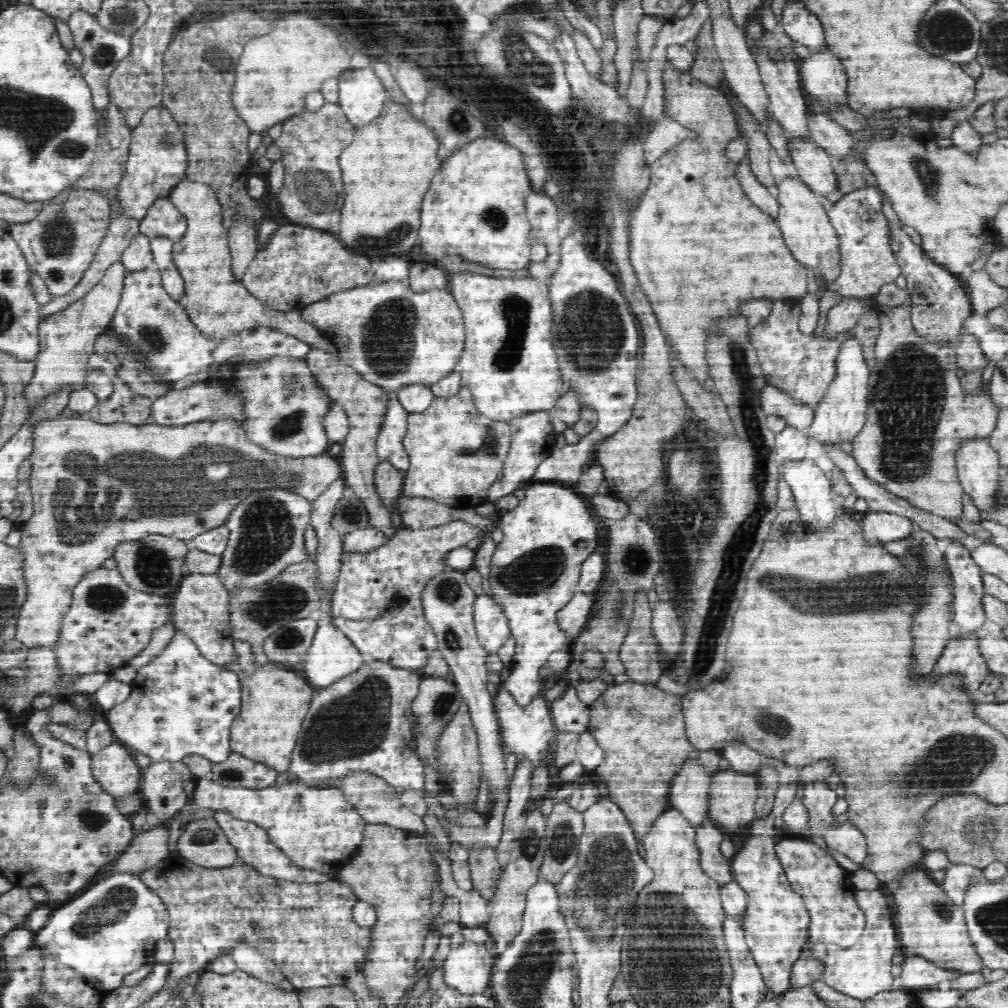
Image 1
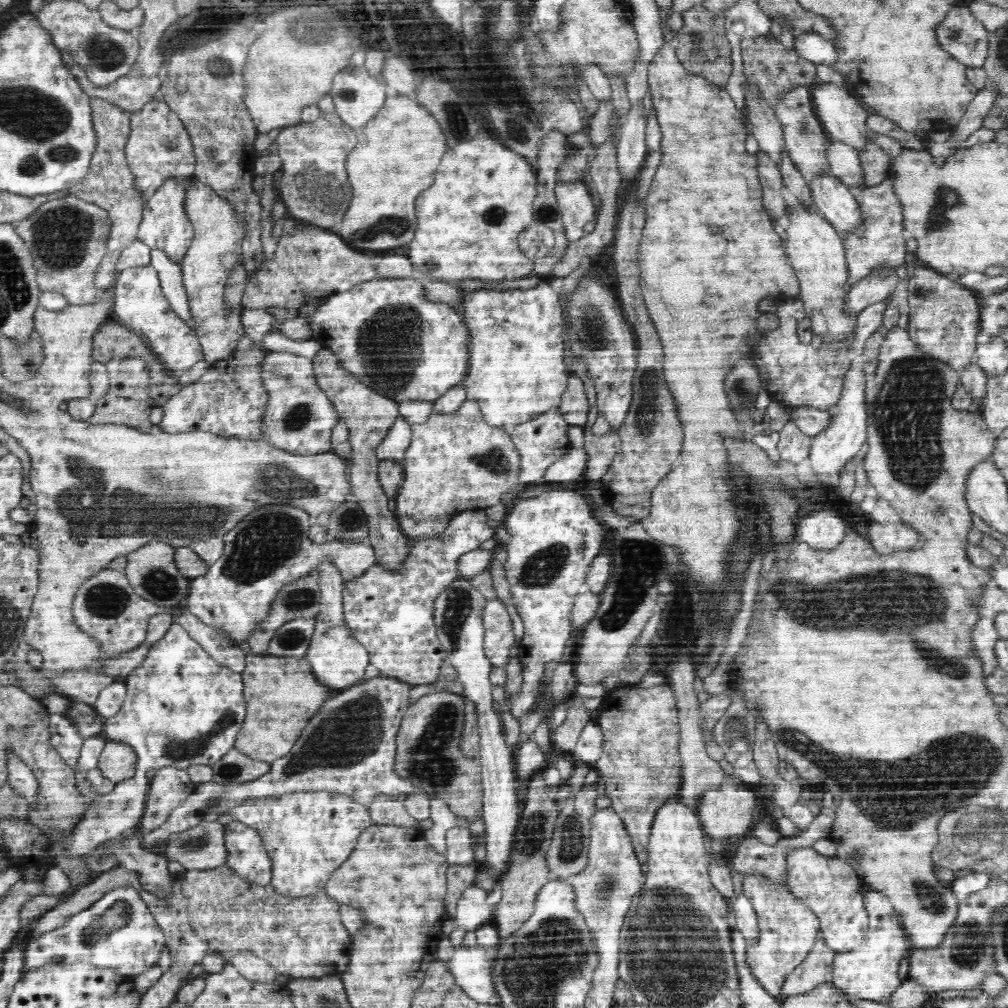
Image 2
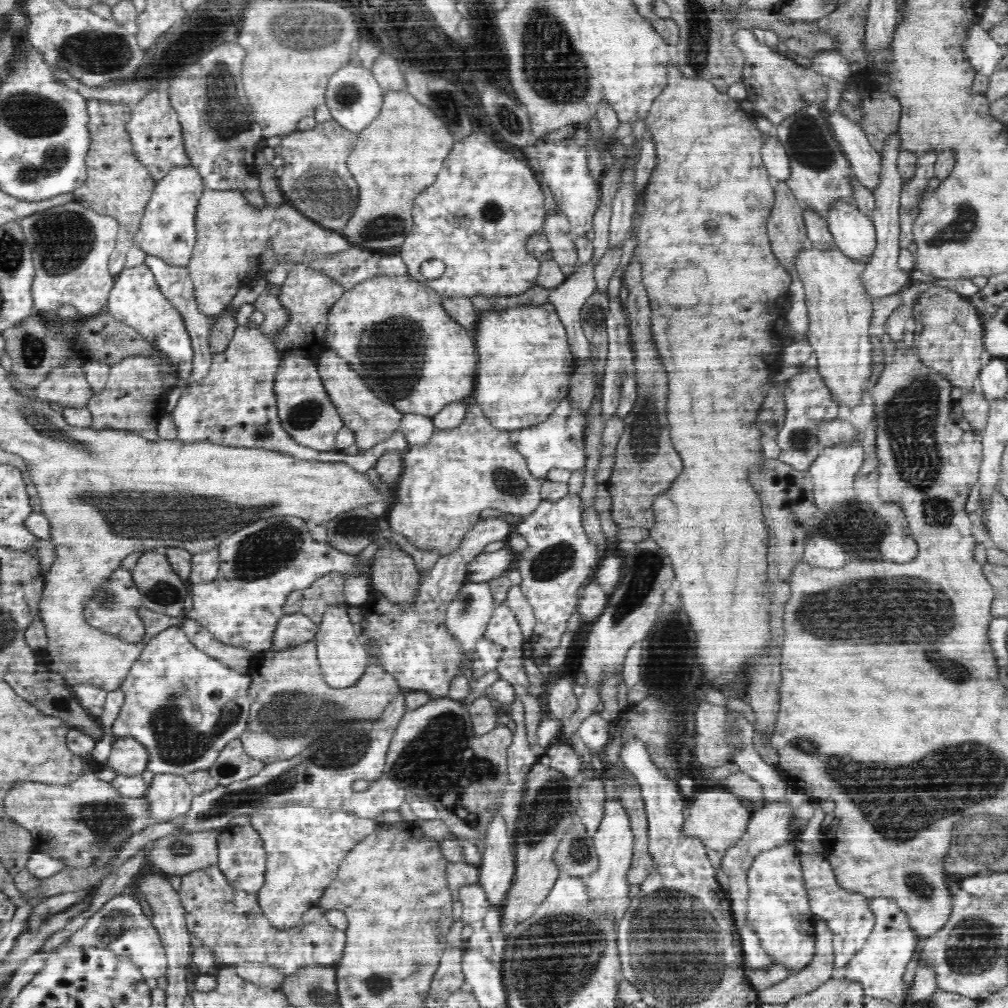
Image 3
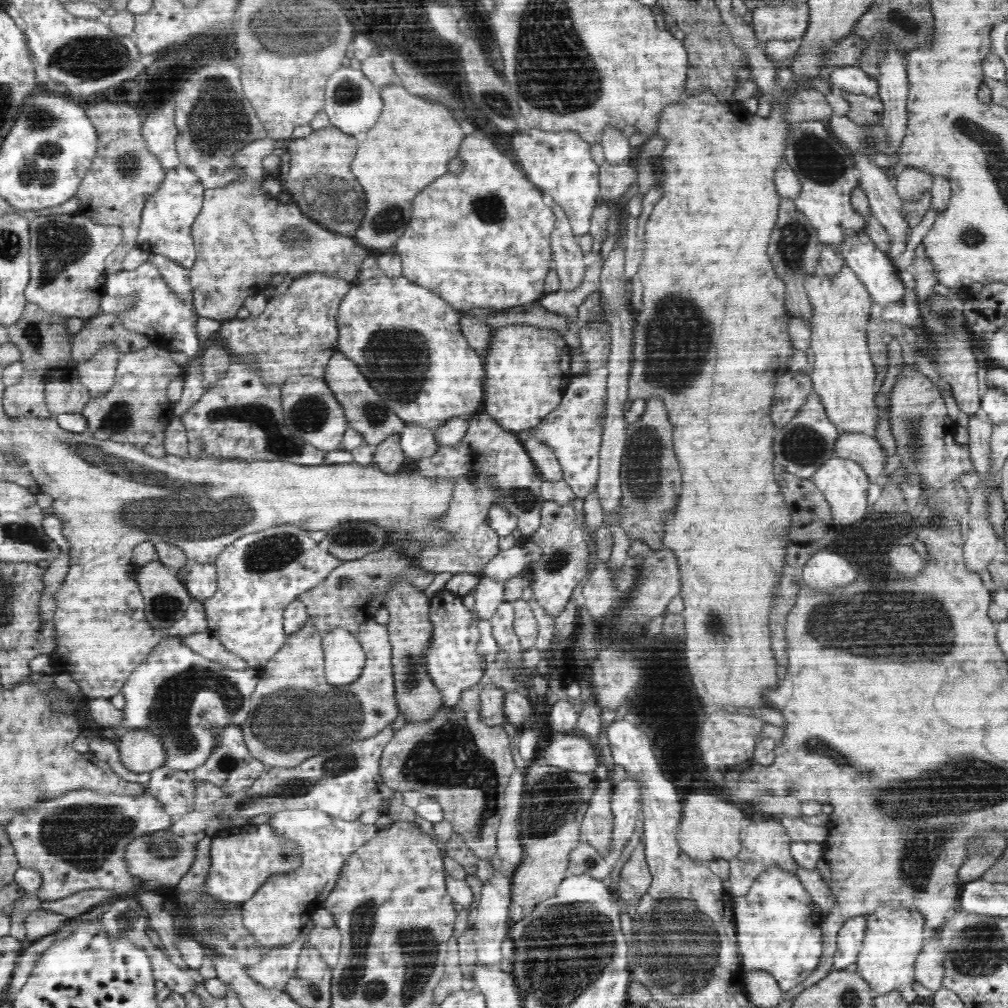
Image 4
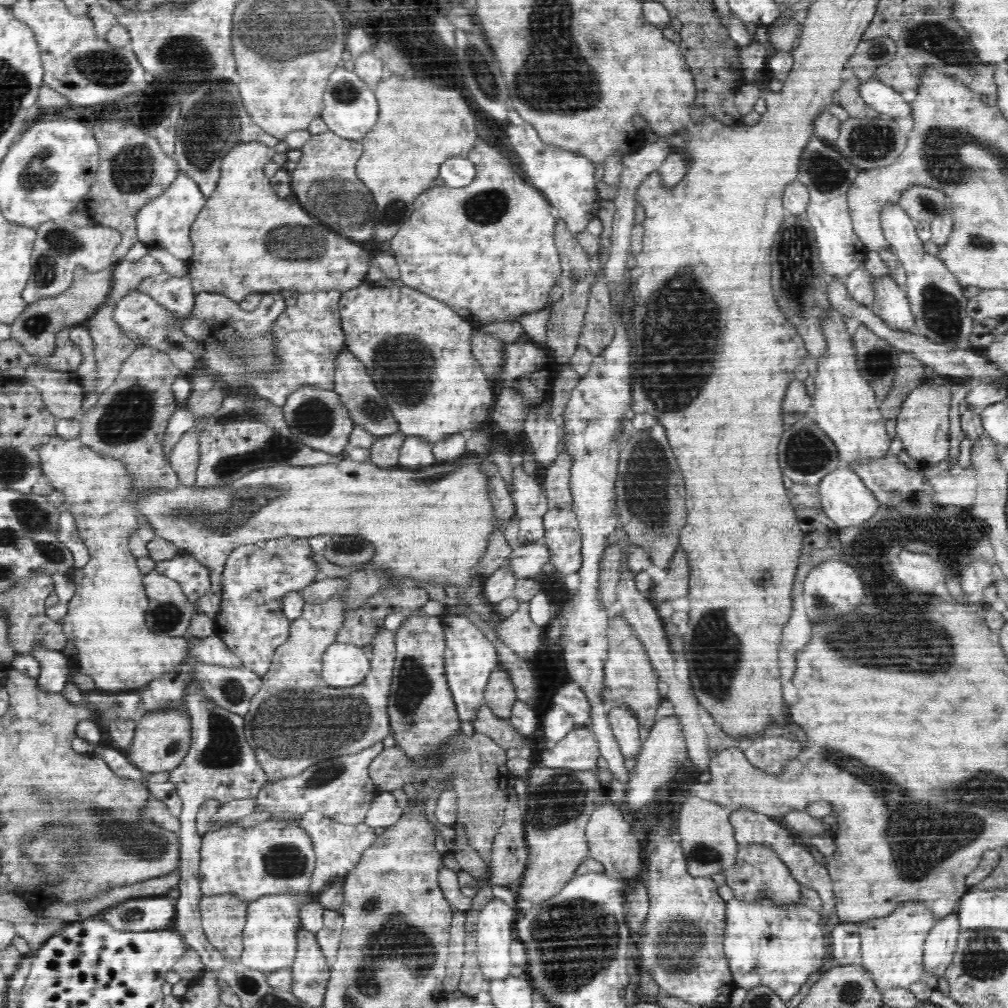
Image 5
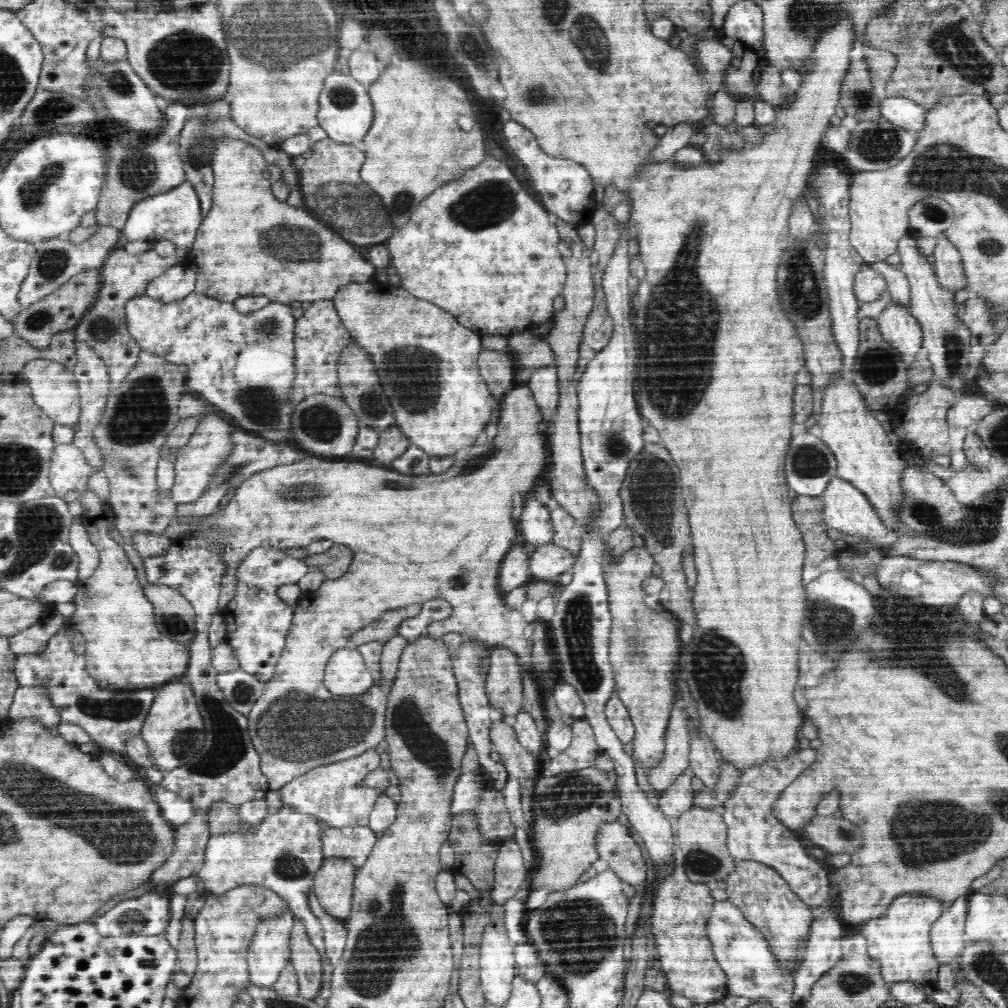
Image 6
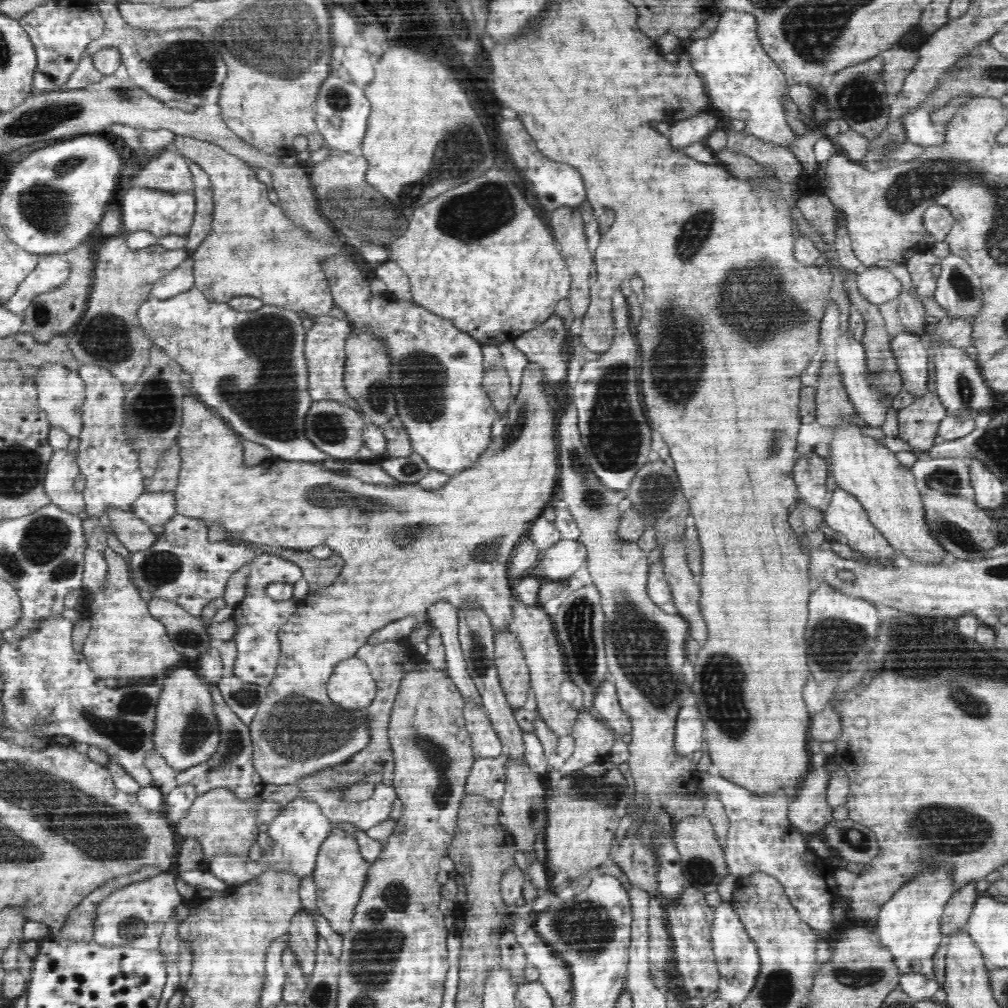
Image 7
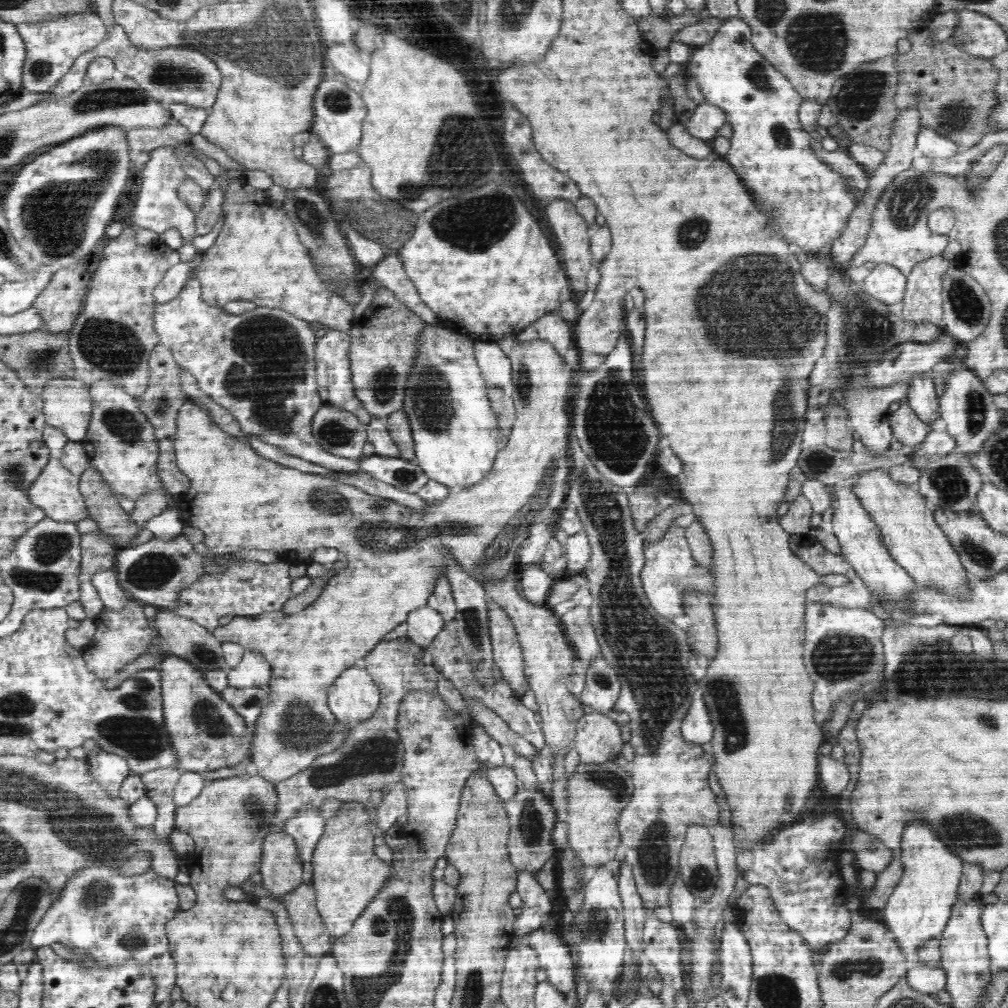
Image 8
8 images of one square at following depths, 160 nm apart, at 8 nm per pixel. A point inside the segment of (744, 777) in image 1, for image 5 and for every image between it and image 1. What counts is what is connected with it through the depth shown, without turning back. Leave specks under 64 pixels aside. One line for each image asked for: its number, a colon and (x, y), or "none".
2: (727, 812)
3: (718, 818)
4: (710, 829)
5: (707, 839)

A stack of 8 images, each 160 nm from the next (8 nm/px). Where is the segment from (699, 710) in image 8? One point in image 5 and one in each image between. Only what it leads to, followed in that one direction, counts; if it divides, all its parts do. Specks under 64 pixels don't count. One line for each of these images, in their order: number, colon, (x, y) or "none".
5: (664, 752)
6: (675, 760)
7: (689, 731)

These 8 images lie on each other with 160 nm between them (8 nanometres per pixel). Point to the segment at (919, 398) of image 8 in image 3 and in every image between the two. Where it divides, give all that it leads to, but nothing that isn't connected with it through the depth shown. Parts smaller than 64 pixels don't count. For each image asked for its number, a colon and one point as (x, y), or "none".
3: (854, 233)
4: (876, 271)
5: (890, 303)
6: (899, 327)
7: (912, 354)

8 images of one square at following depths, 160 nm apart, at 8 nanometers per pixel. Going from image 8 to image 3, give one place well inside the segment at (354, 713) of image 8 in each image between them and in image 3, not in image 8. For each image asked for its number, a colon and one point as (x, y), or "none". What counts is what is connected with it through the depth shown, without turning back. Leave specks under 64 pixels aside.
3: (342, 656)
4: (344, 658)
5: (345, 665)
6: (346, 674)
7: (352, 686)

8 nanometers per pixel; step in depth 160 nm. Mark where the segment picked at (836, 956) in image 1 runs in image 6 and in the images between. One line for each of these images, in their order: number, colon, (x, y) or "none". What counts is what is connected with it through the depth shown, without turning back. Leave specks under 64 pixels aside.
2: (870, 971)
3: (879, 966)
4: (893, 938)
5: (892, 946)
6: (899, 940)

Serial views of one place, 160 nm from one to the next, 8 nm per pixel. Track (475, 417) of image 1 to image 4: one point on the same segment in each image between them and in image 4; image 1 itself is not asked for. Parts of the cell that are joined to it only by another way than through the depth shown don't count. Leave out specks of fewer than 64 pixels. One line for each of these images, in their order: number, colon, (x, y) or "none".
2: (457, 462)
3: (446, 483)
4: (491, 468)

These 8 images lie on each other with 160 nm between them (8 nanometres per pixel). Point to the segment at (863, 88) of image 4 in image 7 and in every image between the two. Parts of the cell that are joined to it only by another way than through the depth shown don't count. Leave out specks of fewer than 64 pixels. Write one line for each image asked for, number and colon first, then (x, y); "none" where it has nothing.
5: (882, 98)
6: (904, 113)
7: (920, 130)

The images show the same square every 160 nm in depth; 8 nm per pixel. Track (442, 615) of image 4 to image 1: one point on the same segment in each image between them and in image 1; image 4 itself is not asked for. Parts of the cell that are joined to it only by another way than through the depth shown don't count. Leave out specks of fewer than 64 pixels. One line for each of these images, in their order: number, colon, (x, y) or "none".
1: (377, 602)
2: (390, 611)
3: (413, 645)

